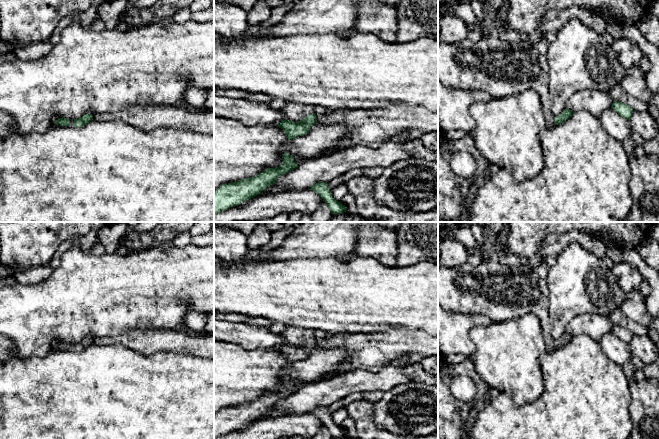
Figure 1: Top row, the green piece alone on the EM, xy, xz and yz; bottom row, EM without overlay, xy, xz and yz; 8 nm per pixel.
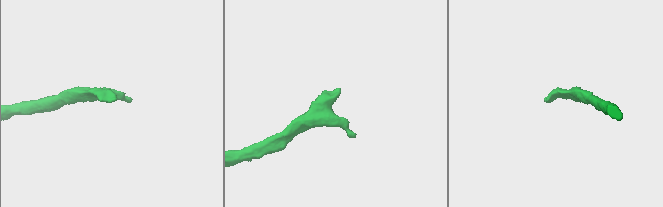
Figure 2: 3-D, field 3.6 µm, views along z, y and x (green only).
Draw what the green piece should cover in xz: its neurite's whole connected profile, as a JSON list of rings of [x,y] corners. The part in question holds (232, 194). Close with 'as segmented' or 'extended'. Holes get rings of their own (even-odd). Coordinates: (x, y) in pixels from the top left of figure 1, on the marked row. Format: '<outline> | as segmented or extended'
[[[288,152],[282,156],[283,164],[276,168],[268,168],[255,177],[250,177],[221,185],[214,192],[214,216],[230,207],[259,195],[268,186],[273,185],[278,177],[295,168],[298,164]]] | as segmented

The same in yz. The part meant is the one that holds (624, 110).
[[[614,101],[611,108],[615,110],[621,117],[630,120],[631,116],[633,115],[633,109],[629,105]]] | as segmented

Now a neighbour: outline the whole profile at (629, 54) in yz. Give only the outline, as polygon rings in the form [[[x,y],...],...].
[[[622,36],[614,40],[612,47],[625,70],[625,75],[633,67],[640,68],[643,53],[637,43]]]

